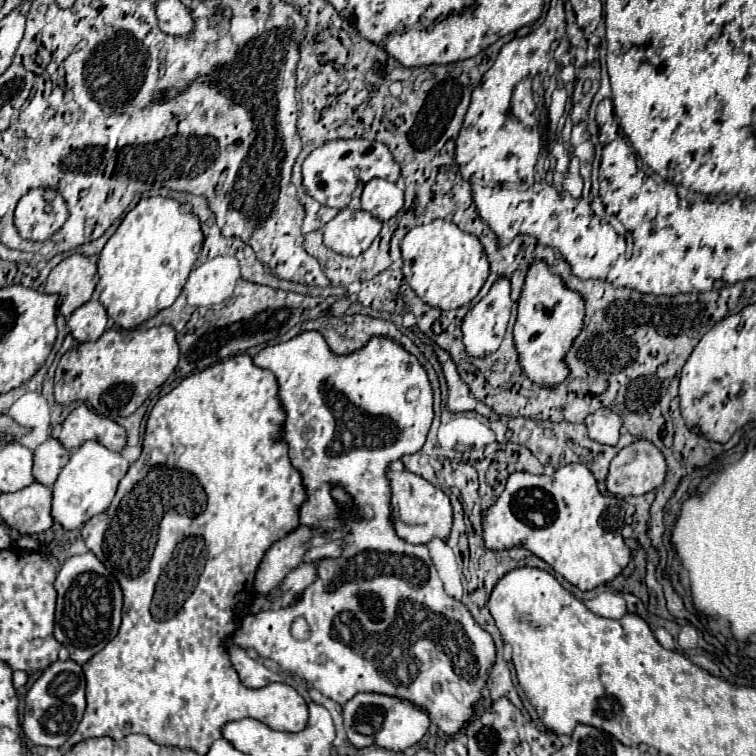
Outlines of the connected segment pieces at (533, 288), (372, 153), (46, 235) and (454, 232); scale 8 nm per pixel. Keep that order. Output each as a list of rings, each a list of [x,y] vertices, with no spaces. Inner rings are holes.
[[[532,261],[524,287],[518,299],[518,317],[514,323],[514,347],[518,351],[520,367],[524,375],[544,389],[554,389],[570,375],[566,365],[566,353],[572,349],[574,339],[584,329],[584,297],[578,291],[566,287],[566,283],[550,271],[546,261]]]
[[[338,139],[314,149],[302,165],[302,175],[308,195],[312,195],[322,205],[344,209],[352,199],[358,199],[362,195],[362,187],[370,179],[382,177],[386,181],[398,181],[400,165],[394,161],[390,149],[380,141]]]
[[[32,189],[20,199],[14,217],[20,237],[28,241],[46,241],[64,227],[68,209],[58,191]]]
[[[444,219],[410,229],[402,239],[402,259],[406,283],[424,303],[438,309],[458,309],[468,305],[490,275],[490,263],[482,243]]]

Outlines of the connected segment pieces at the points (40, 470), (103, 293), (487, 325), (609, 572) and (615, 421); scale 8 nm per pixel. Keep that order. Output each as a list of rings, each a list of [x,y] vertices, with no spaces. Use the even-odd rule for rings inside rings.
[[[50,437],[34,451],[34,479],[46,487],[52,487],[68,459],[70,451],[56,437]]]
[[[140,199],[108,239],[98,259],[100,281],[96,293],[106,307],[108,317],[122,329],[134,329],[158,311],[170,307],[200,255],[202,239],[198,219],[190,213],[182,213],[180,203],[174,199]]]
[[[500,279],[492,285],[490,293],[466,315],[462,323],[462,341],[468,355],[482,357],[498,349],[506,333],[510,307],[510,283],[506,279]]]
[[[568,463],[552,475],[532,475],[514,471],[506,479],[504,491],[484,509],[484,545],[490,551],[524,547],[546,561],[556,573],[580,591],[590,591],[600,583],[612,581],[630,561],[620,529],[632,523],[634,507],[620,497],[604,497],[596,487],[588,467]]]
[[[598,409],[596,413],[588,415],[584,419],[584,425],[588,429],[590,439],[604,443],[604,445],[616,445],[618,435],[620,435],[620,417],[614,411],[606,411],[606,409]]]

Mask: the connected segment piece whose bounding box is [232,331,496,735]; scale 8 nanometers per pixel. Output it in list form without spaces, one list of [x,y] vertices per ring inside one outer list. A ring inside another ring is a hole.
[[[308,331],[302,335],[296,335],[294,339],[280,343],[280,345],[272,345],[272,347],[264,347],[256,357],[254,357],[254,365],[256,367],[264,367],[268,371],[274,373],[276,381],[278,381],[278,399],[280,405],[286,413],[286,419],[282,423],[282,437],[288,445],[288,455],[290,455],[290,463],[294,469],[300,471],[302,475],[302,487],[306,491],[306,499],[300,505],[298,513],[300,513],[300,527],[320,527],[324,531],[340,531],[344,533],[342,537],[342,553],[340,557],[324,557],[318,559],[314,563],[316,567],[316,579],[312,585],[308,585],[300,599],[292,601],[286,607],[280,609],[262,609],[256,615],[246,615],[242,617],[238,629],[232,635],[232,641],[242,647],[242,649],[254,649],[262,659],[272,659],[278,663],[280,671],[288,671],[294,673],[296,677],[308,681],[314,689],[318,689],[322,695],[330,697],[332,701],[344,705],[348,699],[352,699],[356,693],[382,693],[382,695],[390,695],[396,699],[404,699],[410,701],[414,707],[422,709],[430,721],[438,727],[440,733],[444,735],[454,735],[458,733],[470,719],[474,719],[474,705],[482,699],[482,691],[486,689],[486,681],[488,681],[488,673],[494,667],[494,659],[496,659],[496,649],[494,649],[494,641],[492,637],[472,619],[470,611],[466,609],[464,603],[456,601],[454,597],[446,595],[442,581],[438,579],[438,571],[430,559],[428,547],[426,545],[414,545],[408,543],[404,539],[400,539],[394,531],[394,521],[390,515],[390,479],[388,479],[388,469],[390,463],[396,459],[402,459],[404,455],[414,455],[418,453],[424,443],[426,443],[426,435],[432,423],[432,387],[428,381],[428,375],[424,371],[424,367],[418,363],[418,359],[408,353],[398,341],[390,339],[390,337],[370,337],[360,349],[356,349],[354,353],[348,355],[336,355],[328,349],[326,341],[322,339],[322,335],[318,335],[318,331]],[[334,487],[342,487],[350,497],[352,497],[352,513],[350,515],[342,515],[342,505],[338,505],[338,501],[332,497],[332,489]],[[304,617],[308,627],[310,627],[310,637],[308,639],[296,639],[290,633],[292,623]]]

